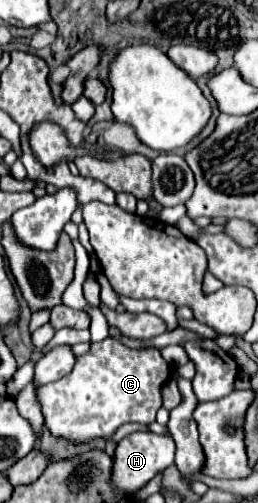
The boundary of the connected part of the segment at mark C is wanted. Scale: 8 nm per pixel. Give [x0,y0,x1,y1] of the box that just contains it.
[35,337,171,443]

